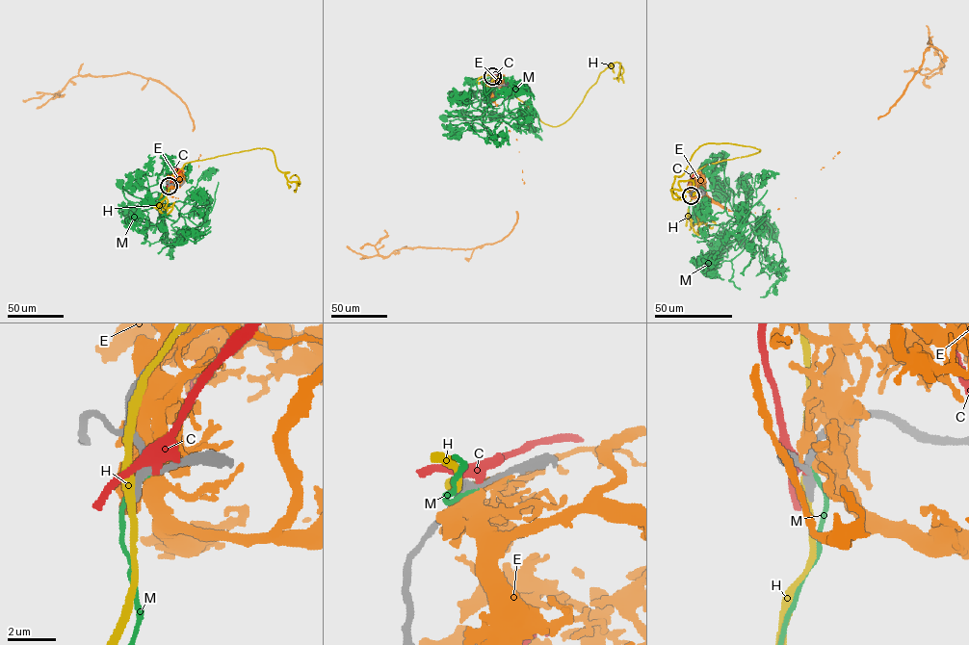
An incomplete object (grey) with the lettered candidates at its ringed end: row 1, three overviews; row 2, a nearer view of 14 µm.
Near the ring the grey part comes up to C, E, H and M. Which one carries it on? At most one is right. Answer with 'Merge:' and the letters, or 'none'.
Merge: none

